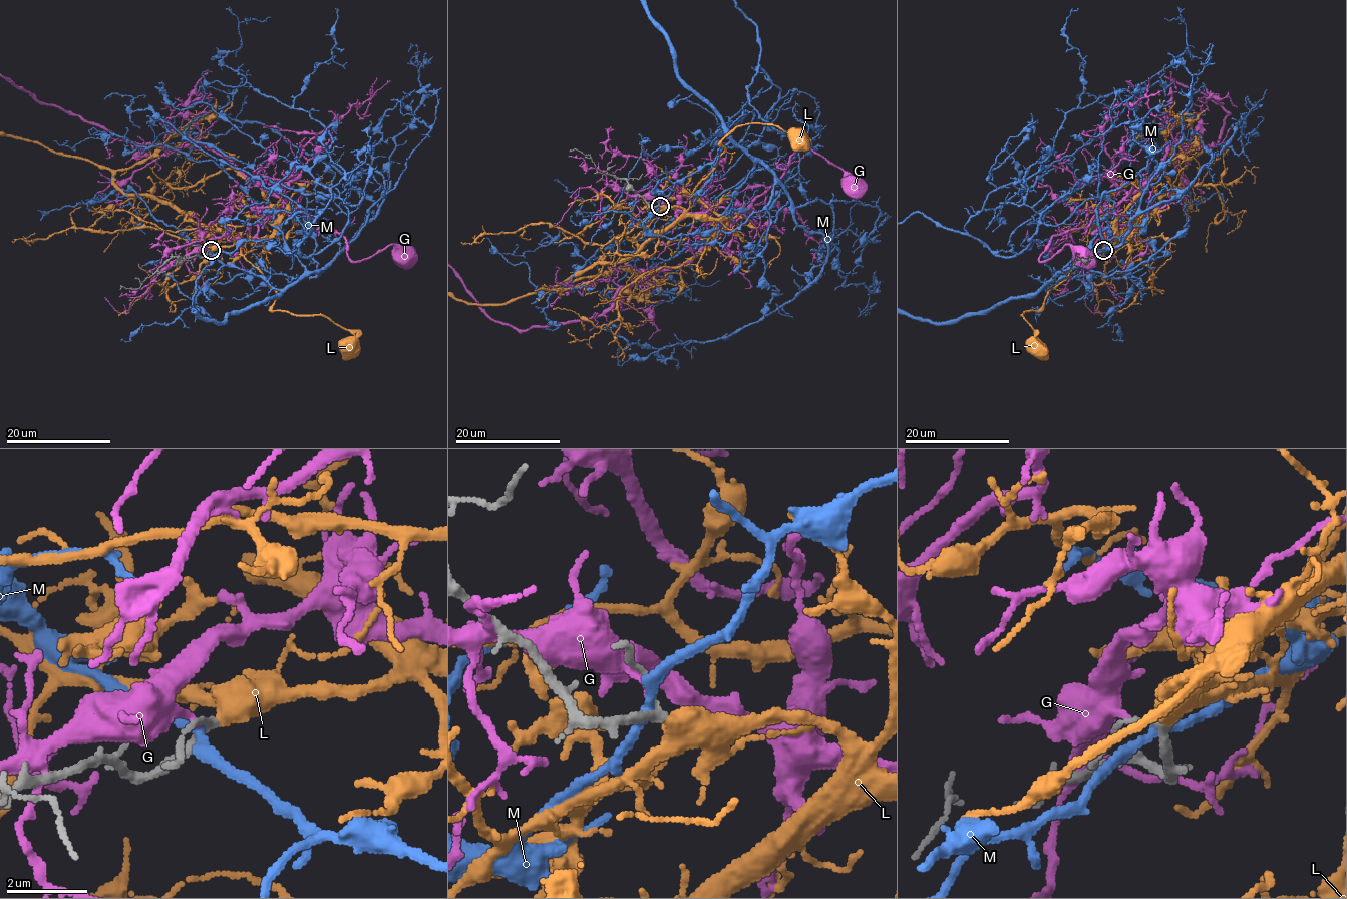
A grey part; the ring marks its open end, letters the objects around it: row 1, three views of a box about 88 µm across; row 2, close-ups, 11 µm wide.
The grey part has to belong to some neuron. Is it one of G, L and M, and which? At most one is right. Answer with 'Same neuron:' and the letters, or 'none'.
Same neuron: L

